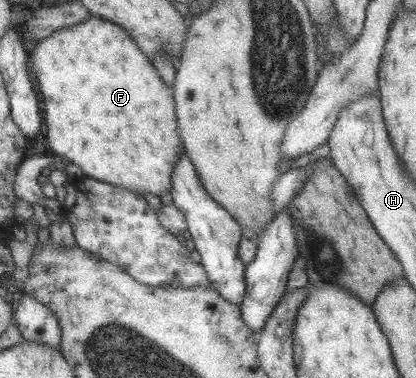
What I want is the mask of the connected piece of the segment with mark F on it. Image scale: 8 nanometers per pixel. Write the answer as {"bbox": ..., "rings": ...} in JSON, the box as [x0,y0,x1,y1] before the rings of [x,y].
{"bbox":[29,16,183,196],"rings":[[[89,16],[85,20],[63,27],[48,37],[37,43],[29,45],[31,54],[31,73],[35,75],[35,83],[39,87],[39,95],[43,101],[43,121],[47,129],[45,133],[47,145],[59,162],[71,162],[77,165],[85,176],[89,176],[97,181],[109,183],[141,195],[153,194],[159,196],[163,191],[170,192],[171,174],[175,167],[175,162],[183,150],[180,133],[177,129],[173,90],[161,81],[157,71],[151,65],[150,59],[137,48],[133,39],[116,23],[99,18],[99,16]]]}

